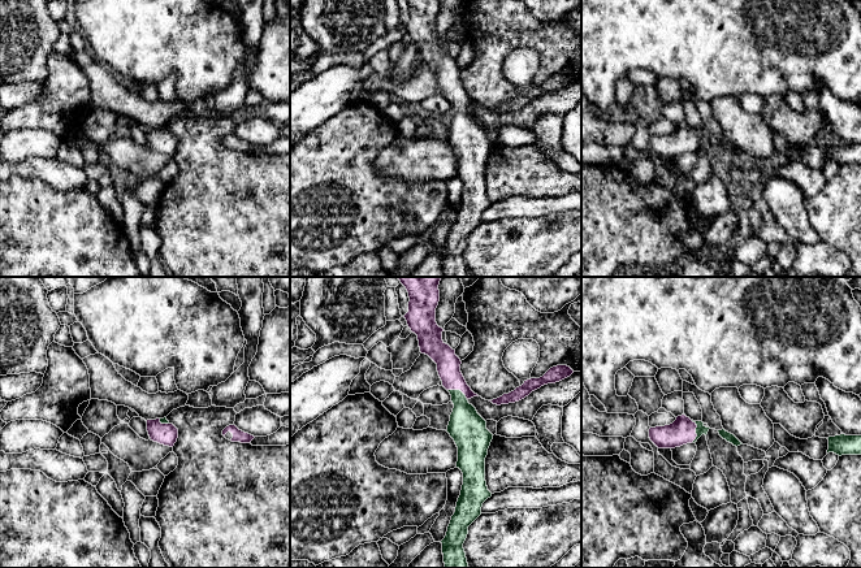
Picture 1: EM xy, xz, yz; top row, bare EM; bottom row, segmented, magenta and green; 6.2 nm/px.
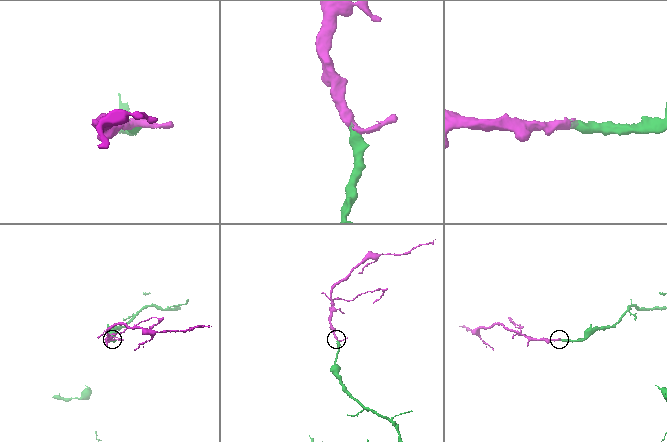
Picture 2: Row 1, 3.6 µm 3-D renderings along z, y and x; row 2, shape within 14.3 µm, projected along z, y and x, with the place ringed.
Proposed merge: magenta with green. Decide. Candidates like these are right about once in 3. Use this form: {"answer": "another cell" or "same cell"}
{"answer": "same cell"}

